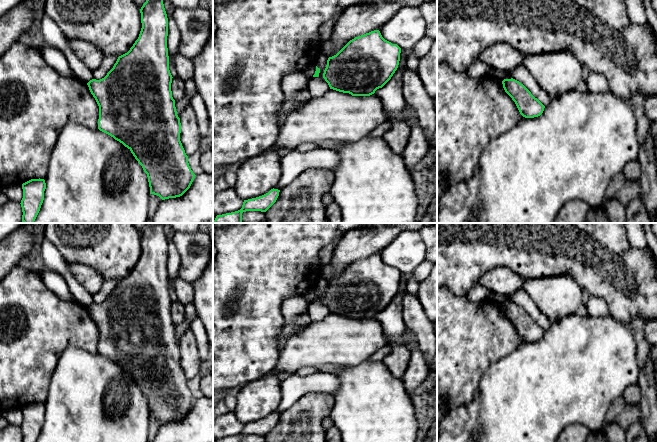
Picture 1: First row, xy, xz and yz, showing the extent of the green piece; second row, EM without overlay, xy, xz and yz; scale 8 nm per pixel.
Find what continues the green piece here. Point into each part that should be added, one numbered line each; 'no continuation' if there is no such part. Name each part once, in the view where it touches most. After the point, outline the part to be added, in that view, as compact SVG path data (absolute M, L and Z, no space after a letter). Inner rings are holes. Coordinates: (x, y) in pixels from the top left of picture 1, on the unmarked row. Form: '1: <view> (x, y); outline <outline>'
no continuation

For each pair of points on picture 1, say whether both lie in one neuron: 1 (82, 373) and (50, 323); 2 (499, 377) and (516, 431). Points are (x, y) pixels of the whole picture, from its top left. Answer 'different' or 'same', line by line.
1: different
2: same

